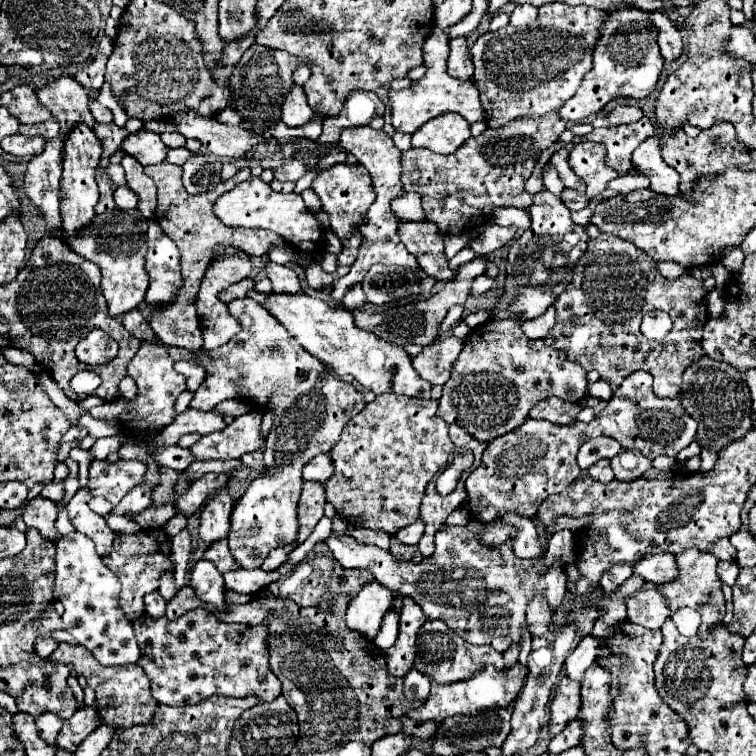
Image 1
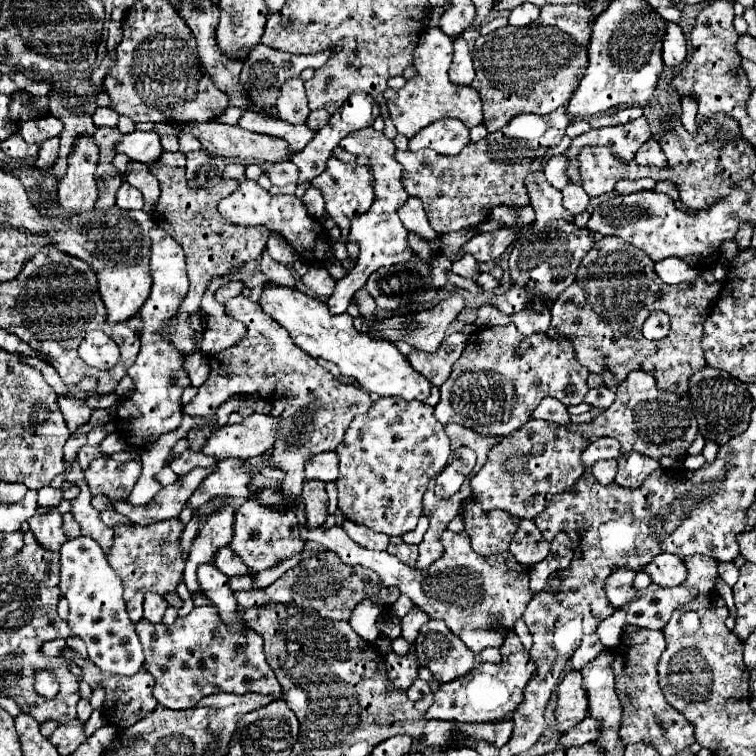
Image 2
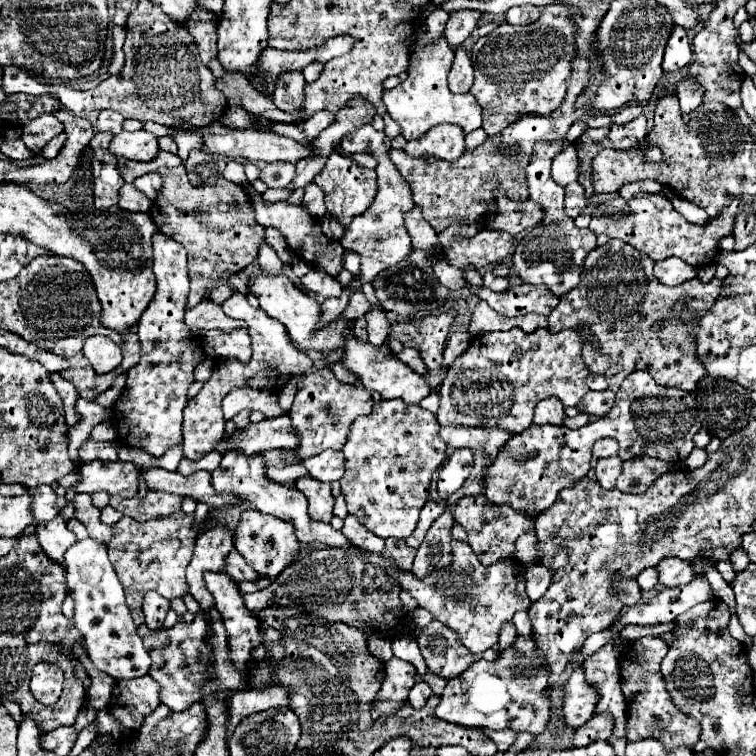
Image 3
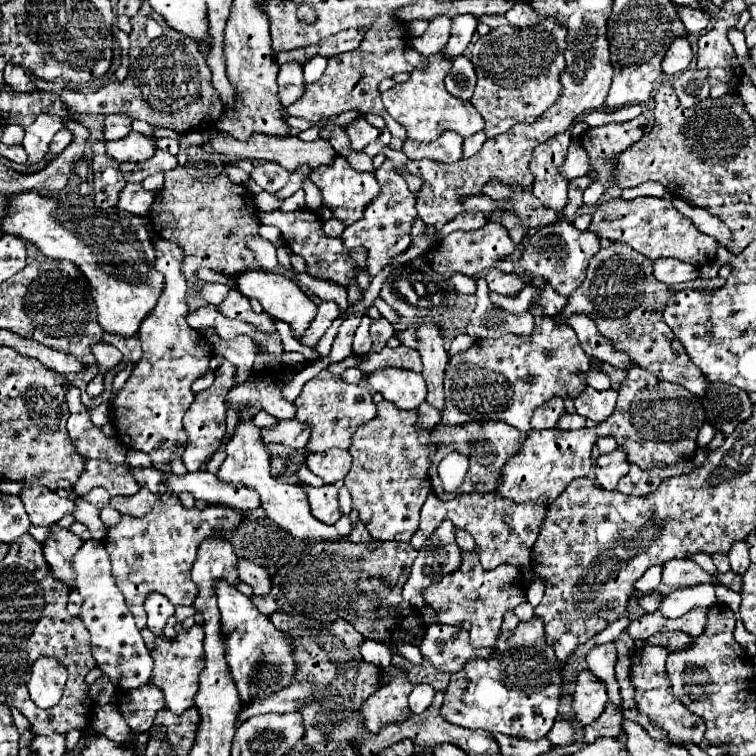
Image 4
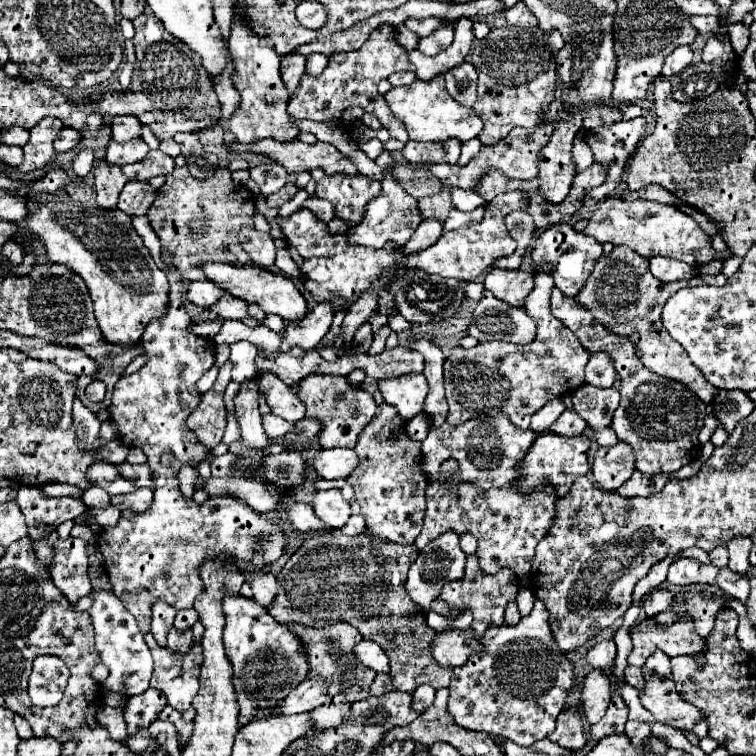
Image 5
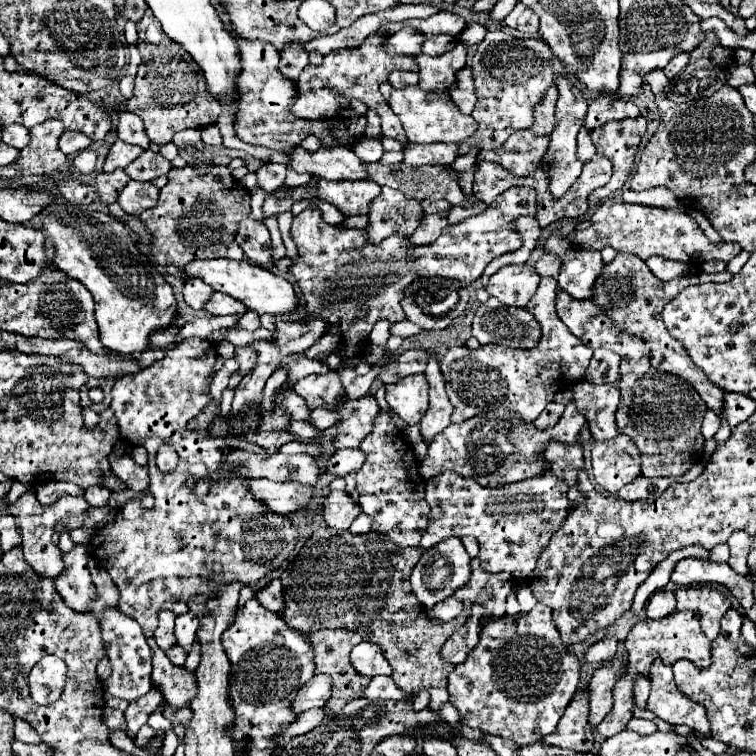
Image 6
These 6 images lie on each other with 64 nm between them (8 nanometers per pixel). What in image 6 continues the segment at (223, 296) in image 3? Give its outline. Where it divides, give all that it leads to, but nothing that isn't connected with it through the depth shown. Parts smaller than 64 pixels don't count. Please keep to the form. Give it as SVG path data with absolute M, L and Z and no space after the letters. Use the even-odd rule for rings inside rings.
M188 280L186 284L184 284L184 290L182 290L182 294L184 294L184 302L190 306L190 308L194 308L194 310L202 310L202 306L206 304L206 300L212 296L212 288L210 286L206 286L202 280Z

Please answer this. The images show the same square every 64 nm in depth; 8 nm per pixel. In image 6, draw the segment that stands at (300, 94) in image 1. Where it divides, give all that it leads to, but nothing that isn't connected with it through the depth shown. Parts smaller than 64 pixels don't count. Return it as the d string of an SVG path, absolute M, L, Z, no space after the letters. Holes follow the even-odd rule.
M290 42L290 46L284 46L280 52L280 64L278 70L290 78L296 80L298 74L306 68L308 64L308 52L304 50L302 42Z

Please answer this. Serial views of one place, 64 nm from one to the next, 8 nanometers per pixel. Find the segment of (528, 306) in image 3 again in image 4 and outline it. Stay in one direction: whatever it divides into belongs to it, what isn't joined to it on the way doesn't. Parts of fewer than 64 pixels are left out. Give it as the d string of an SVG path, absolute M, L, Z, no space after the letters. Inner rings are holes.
M530 284L530 286L526 286L526 290L520 292L516 298L504 298L504 296L498 296L498 294L490 294L490 298L492 298L492 302L494 302L496 306L500 304L500 308L506 308L508 312L524 312L524 310L528 310L528 306L530 306L532 300L536 298L536 294L538 294L538 290ZM546 286L546 290L540 294L540 302L544 304L542 308L546 310L546 314L560 316L564 312L564 308L566 308L568 298L566 296L560 296L552 286Z

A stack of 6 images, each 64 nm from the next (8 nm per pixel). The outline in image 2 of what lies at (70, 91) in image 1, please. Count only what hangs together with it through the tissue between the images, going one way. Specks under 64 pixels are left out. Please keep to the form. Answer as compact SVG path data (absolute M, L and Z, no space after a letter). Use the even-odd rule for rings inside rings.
M52 92L50 94L50 114L56 116L58 120L64 122L64 130L60 134L60 152L58 152L58 160L54 162L54 166L50 168L50 174L54 178L62 178L62 174L66 174L66 158L74 146L74 138L78 138L78 134L90 134L94 136L94 122L86 112L80 110L70 110L66 108L64 100L62 100L62 92Z

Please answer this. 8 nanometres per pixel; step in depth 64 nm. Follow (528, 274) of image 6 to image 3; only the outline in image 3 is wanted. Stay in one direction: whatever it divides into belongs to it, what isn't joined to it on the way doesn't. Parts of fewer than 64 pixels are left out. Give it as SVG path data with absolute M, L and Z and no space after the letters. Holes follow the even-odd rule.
M488 270L484 274L484 286L490 288L490 290L494 290L494 292L504 292L504 290L508 290L510 282L508 282L508 278L500 278L500 276L496 276L494 272Z

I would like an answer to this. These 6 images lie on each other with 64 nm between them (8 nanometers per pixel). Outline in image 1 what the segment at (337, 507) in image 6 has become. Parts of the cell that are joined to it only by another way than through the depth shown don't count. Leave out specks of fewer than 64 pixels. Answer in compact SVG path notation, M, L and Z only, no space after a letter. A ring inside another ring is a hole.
M304 482L300 506L298 506L298 544L302 544L312 530L316 528L318 520L324 516L324 504L326 504L326 492L322 482Z

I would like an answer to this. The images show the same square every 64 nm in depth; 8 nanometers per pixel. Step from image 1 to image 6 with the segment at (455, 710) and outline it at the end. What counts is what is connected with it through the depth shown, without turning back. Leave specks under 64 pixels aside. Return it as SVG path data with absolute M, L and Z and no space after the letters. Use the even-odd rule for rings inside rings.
M536 604L530 612L520 612L516 618L488 618L480 630L478 646L468 658L448 674L450 702L458 708L464 724L480 728L486 734L514 740L518 746L530 746L540 742L546 734L556 730L568 702L572 700L580 682L580 662L576 654L562 646L558 628L552 622L550 606Z

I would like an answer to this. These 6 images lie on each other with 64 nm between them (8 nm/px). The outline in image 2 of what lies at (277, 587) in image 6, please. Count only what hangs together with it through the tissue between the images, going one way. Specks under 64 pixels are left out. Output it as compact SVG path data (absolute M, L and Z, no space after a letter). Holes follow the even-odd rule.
M228 546L222 548L222 550L216 554L214 564L216 564L216 568L218 568L220 572L224 572L226 576L234 576L234 574L252 574L252 572L244 566L242 558L238 558Z

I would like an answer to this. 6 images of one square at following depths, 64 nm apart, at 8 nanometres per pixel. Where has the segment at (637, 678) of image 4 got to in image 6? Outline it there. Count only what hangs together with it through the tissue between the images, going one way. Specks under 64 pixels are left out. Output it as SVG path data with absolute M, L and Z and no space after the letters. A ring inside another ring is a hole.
M656 660L650 674L652 694L648 698L648 710L654 712L668 724L684 724L702 734L710 732L710 722L706 708L690 698L686 698L674 684L672 666Z

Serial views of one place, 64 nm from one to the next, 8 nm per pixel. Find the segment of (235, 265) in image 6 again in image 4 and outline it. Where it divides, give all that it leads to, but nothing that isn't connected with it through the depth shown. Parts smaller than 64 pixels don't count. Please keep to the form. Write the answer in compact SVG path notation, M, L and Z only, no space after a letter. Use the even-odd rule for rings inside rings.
M246 270L246 272L234 274L232 278L234 278L234 286L240 294L244 294L250 300L256 298L262 304L266 314L270 314L272 318L278 318L282 322L288 322L296 336L302 336L304 330L310 326L310 322L316 316L316 304L284 274L262 272L262 270Z

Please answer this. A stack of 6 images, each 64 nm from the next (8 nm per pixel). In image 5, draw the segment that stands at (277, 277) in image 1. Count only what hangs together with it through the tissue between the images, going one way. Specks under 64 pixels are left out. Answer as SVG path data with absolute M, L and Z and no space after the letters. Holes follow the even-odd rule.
M246 226L238 234L238 242L242 244L242 248L248 252L250 260L256 266L262 266L262 268L274 266L276 248L274 248L274 242L272 242L270 234L264 234L264 232L258 232L258 230Z

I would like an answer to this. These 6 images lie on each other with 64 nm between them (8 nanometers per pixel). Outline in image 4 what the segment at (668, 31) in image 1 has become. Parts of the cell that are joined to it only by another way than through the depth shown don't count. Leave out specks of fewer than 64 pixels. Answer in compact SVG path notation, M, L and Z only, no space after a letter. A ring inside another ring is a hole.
M678 38L670 46L670 50L666 52L666 56L662 60L662 72L668 74L668 76L672 76L676 72L682 72L682 70L686 70L690 66L692 58L694 58L694 52L692 52L688 40L686 38Z

